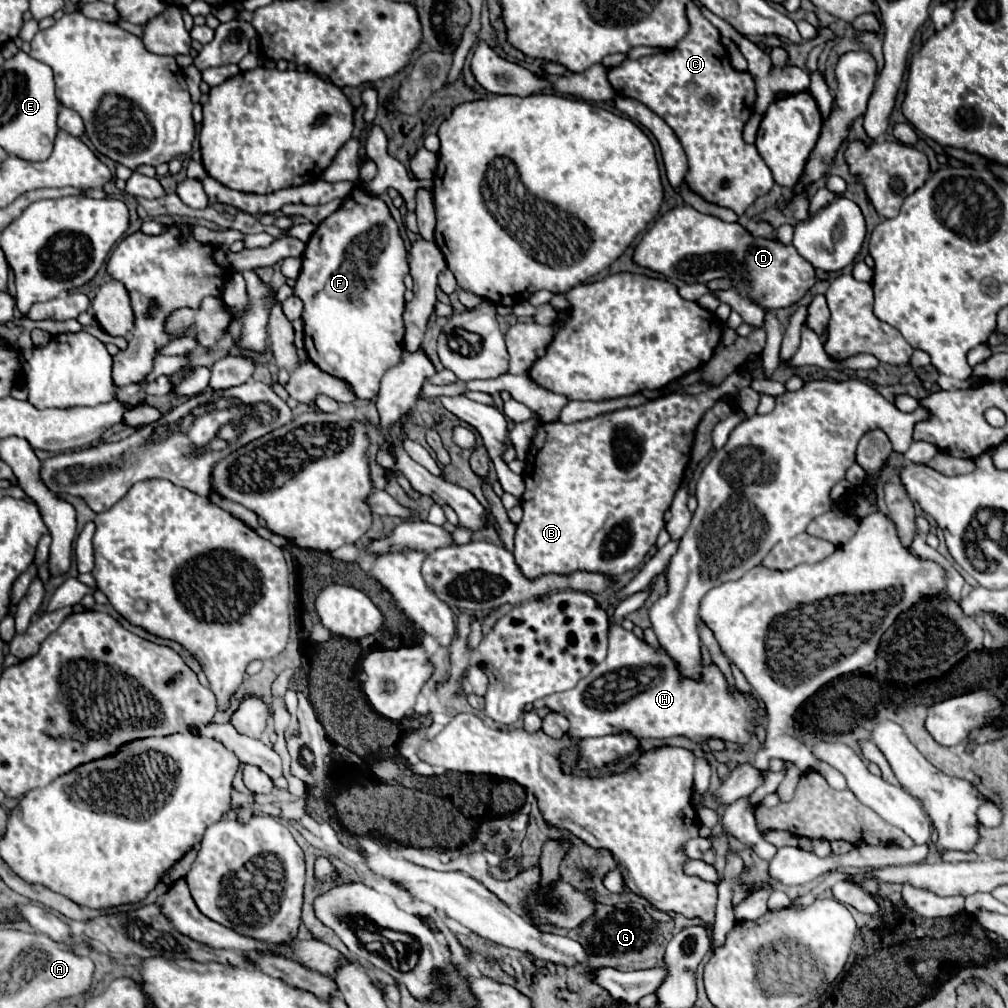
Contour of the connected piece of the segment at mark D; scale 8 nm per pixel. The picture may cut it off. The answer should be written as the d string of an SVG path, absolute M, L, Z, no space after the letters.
M691 206L673 208L657 218L635 248L633 260L639 266L687 284L729 278L741 296L751 298L765 310L793 306L815 284L815 268L797 254L793 244L781 244L775 238L757 238L751 232L747 234L739 222L723 222Z

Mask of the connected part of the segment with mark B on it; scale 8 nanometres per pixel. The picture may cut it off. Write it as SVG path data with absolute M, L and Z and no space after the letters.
M735 372L715 390L711 388L699 394L667 394L635 408L621 408L573 424L541 422L533 434L523 472L523 520L517 524L513 550L521 572L527 578L551 572L571 574L575 570L621 576L641 564L665 526L663 516L683 482L683 474L691 460L689 454L695 430L703 414L711 410L721 396L733 394L749 384L749 376Z

